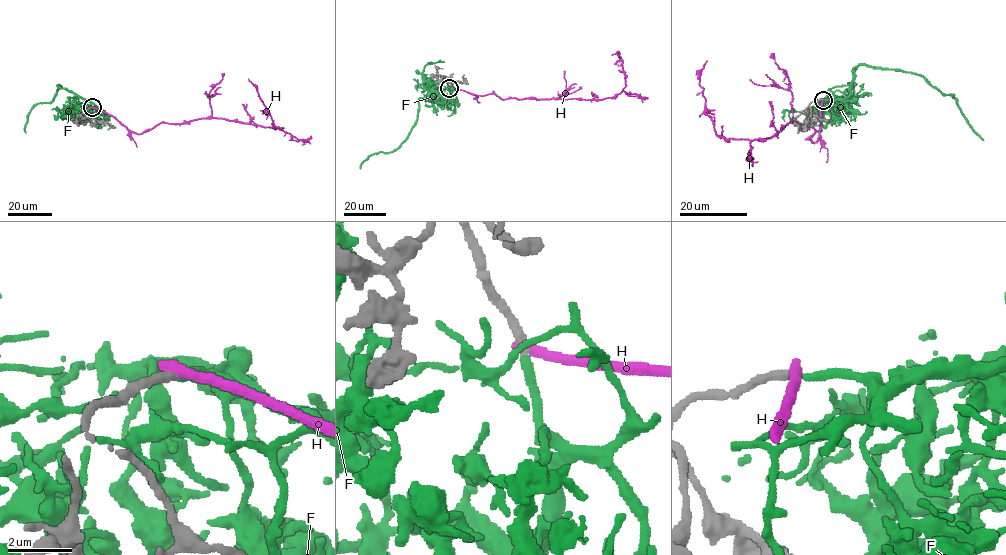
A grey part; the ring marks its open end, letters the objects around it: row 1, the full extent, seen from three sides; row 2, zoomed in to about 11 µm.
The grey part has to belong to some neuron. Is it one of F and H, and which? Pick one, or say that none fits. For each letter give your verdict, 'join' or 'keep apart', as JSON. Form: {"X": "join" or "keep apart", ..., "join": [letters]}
{"F": "join", "H": "keep apart", "join": ["F"]}

